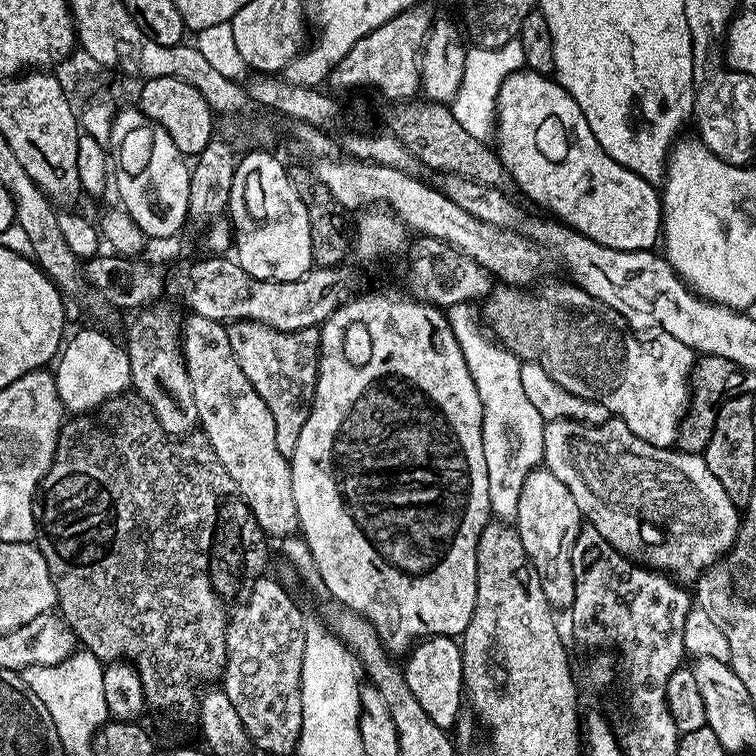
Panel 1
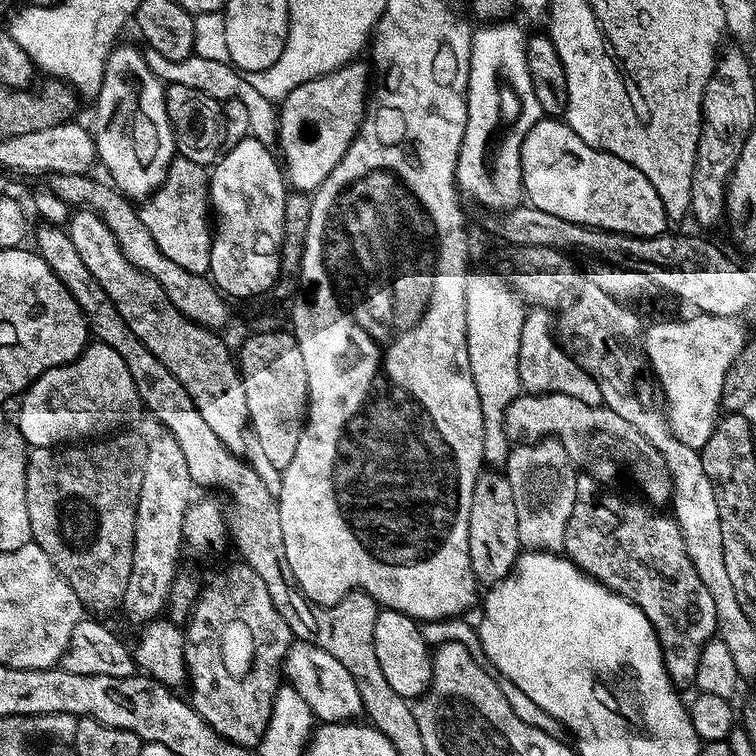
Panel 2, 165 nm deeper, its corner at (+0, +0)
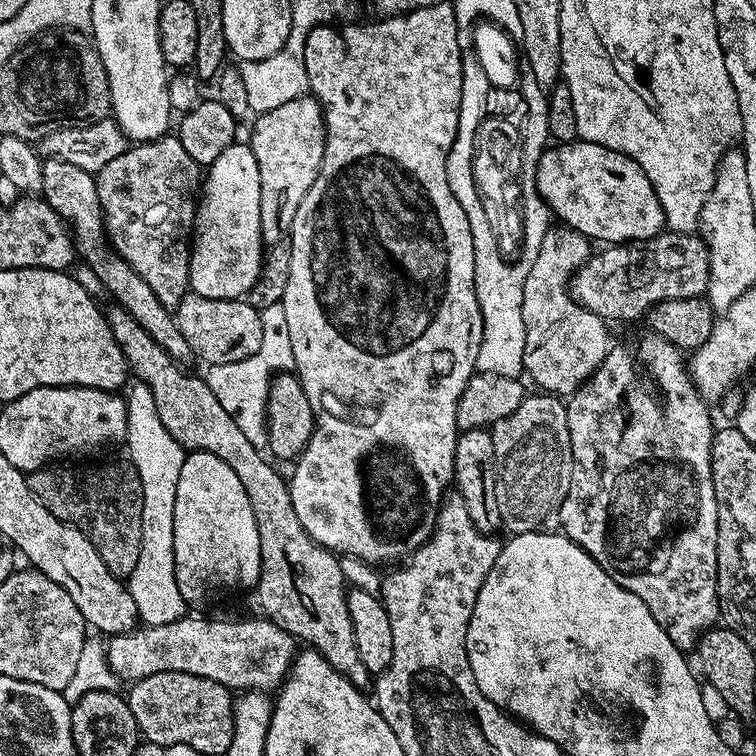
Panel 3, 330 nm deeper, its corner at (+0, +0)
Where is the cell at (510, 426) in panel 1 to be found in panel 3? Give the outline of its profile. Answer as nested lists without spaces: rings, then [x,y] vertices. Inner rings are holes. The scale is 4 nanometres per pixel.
[[[488,227],[476,228],[476,234],[471,241],[474,244],[476,297],[484,327],[482,346],[478,346],[476,372],[519,377],[524,372],[526,350],[526,326],[522,322],[522,286],[526,286],[526,274],[530,274],[528,264],[506,267],[496,252],[494,237]]]

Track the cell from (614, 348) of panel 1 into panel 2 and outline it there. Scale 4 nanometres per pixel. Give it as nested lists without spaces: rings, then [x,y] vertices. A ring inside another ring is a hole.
[[[692,314],[689,320],[666,320],[662,324],[652,324],[643,329],[642,347],[648,357],[649,369],[662,393],[666,405],[668,425],[672,432],[686,446],[697,450],[710,442],[710,434],[716,429],[716,421],[721,415],[720,399],[722,398],[722,382],[726,382],[726,374],[734,362],[734,358],[744,348],[746,335],[739,319],[734,316],[705,316]]]

